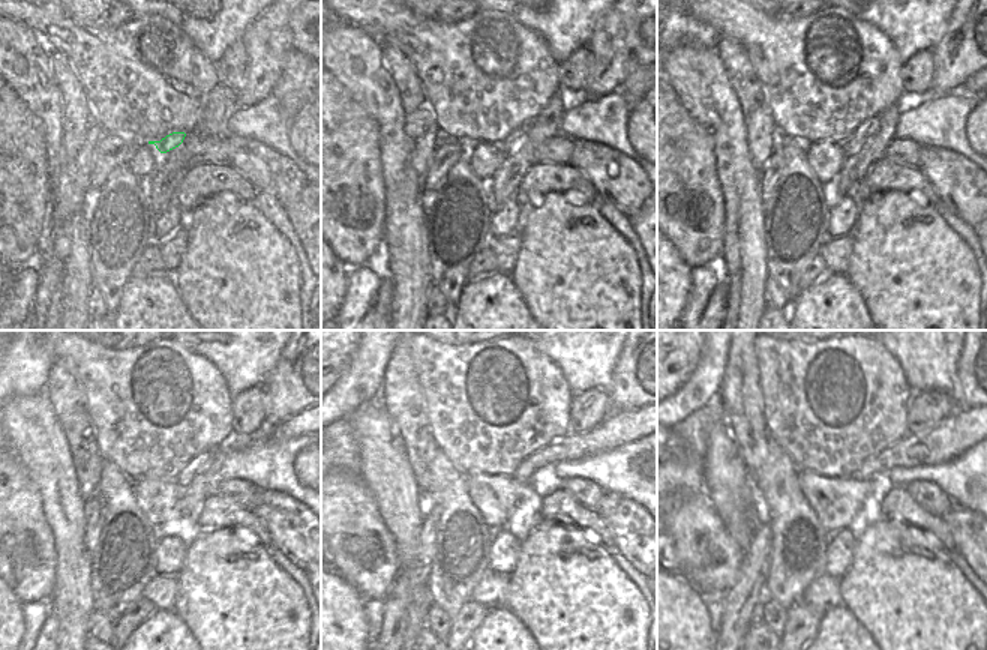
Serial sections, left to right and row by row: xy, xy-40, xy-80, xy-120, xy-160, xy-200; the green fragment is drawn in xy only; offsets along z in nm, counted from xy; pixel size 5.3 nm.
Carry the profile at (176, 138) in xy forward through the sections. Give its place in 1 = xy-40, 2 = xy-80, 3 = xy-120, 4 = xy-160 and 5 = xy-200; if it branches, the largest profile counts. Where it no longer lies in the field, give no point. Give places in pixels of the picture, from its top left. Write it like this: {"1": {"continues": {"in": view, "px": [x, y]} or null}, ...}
{"1": {"continues": {"in": "xy-40", "px": [512, 140]}}, "2": {"continues": {"in": "xy-80", "px": [852, 144]}}, "3": {"continues": {"in": "xy-120", "px": [185, 476]}}, "4": {"continues": {"in": "xy-160", "px": [620, 428]}}, "5": {"continues": {"in": "xy-200", "px": [962, 431]}}}

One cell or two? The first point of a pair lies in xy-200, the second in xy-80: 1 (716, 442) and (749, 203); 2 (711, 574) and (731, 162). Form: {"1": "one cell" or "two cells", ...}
{"1": "one cell", "2": "two cells"}

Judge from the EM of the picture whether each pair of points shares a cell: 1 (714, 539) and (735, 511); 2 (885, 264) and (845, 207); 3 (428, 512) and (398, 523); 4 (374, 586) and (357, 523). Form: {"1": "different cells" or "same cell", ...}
{"1": "different cells", "2": "different cells", "3": "different cells", "4": "same cell"}

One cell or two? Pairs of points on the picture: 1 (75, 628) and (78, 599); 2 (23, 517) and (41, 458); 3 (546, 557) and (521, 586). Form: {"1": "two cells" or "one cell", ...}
{"1": "one cell", "2": "two cells", "3": "one cell"}

